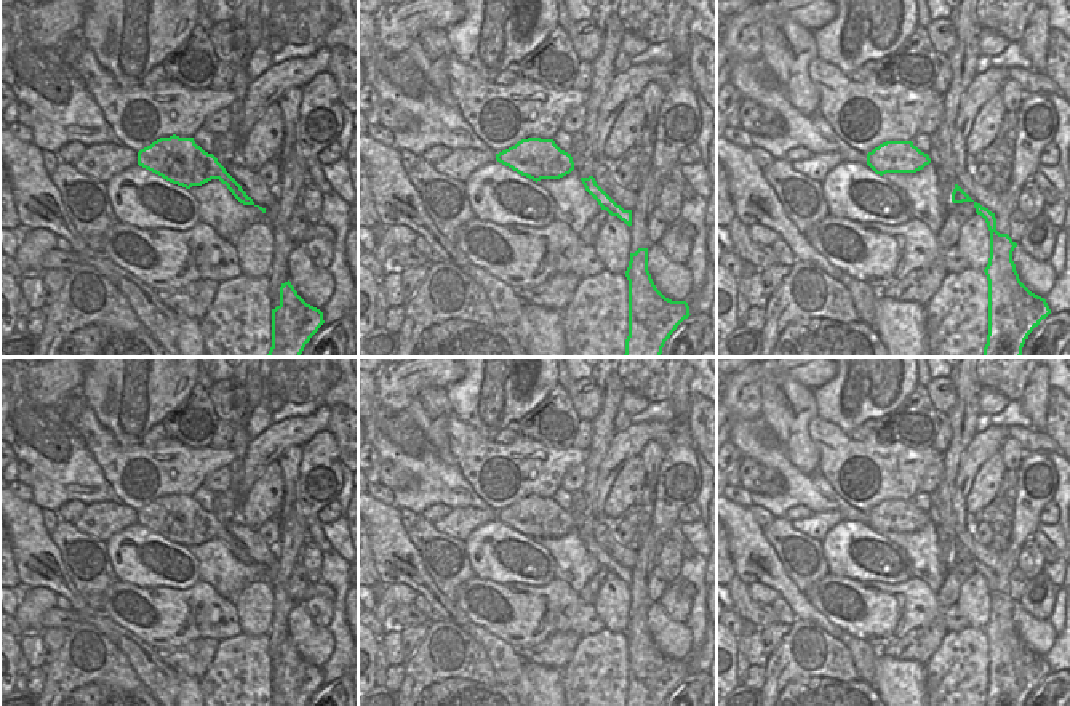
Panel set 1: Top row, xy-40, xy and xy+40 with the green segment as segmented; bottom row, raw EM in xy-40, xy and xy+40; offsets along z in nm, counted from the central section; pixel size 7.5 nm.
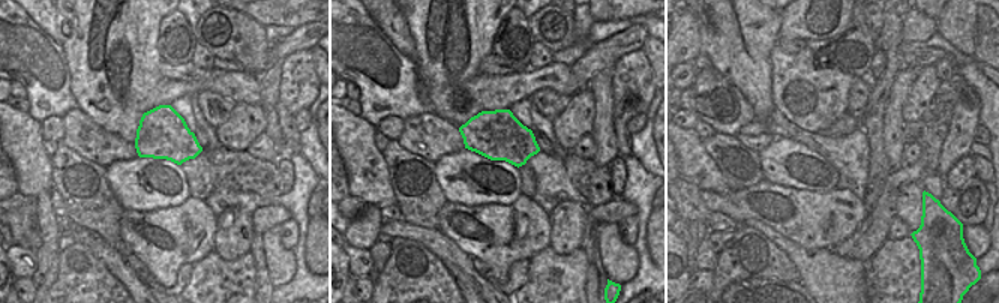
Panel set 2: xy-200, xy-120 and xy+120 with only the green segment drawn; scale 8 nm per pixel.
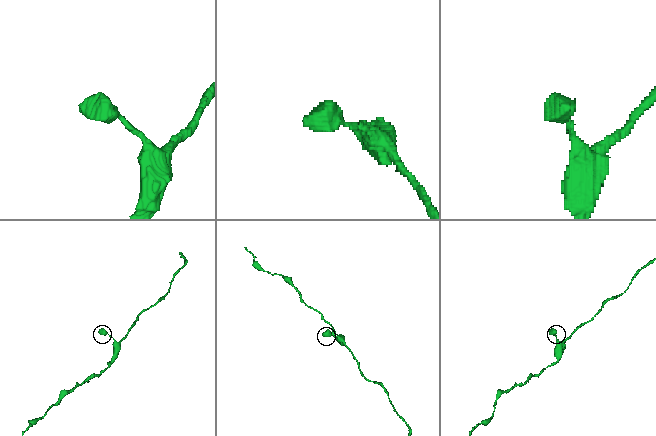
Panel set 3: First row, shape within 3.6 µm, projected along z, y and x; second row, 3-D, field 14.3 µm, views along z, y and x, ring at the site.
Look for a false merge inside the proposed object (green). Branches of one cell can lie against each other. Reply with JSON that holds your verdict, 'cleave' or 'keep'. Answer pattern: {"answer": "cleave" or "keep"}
{"answer": "keep"}

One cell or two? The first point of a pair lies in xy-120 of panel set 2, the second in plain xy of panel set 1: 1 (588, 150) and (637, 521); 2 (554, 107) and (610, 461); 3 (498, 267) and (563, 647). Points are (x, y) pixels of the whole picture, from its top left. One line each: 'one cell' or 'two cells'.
1: two cells
2: two cells
3: two cells

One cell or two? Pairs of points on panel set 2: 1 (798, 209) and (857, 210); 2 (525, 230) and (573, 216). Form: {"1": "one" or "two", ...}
{"1": "one", "2": "two"}

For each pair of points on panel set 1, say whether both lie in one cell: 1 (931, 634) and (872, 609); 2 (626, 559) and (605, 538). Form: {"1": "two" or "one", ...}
{"1": "two", "2": "one"}

